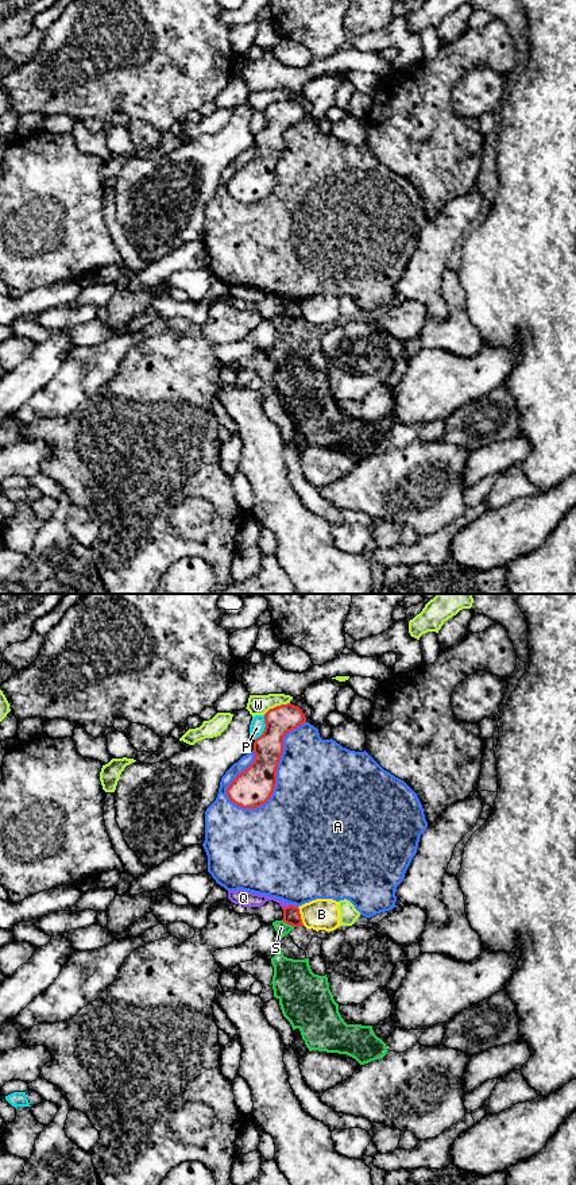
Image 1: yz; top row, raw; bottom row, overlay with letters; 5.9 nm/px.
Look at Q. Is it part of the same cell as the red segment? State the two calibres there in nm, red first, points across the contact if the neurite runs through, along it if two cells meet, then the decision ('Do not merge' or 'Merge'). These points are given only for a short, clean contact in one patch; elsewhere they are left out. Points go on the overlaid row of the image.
Thickness 100 nm (red) against 100 nm. Boundary: yz (296, 906), (285, 906), (282, 908). Do not merge

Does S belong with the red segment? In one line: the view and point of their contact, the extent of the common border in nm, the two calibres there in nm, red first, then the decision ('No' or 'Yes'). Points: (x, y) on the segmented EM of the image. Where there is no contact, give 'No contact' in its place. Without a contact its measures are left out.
Touches red at yz (289, 923). Shared border 90 nm. Thickness 100 nm (red) against 80 nm. No

